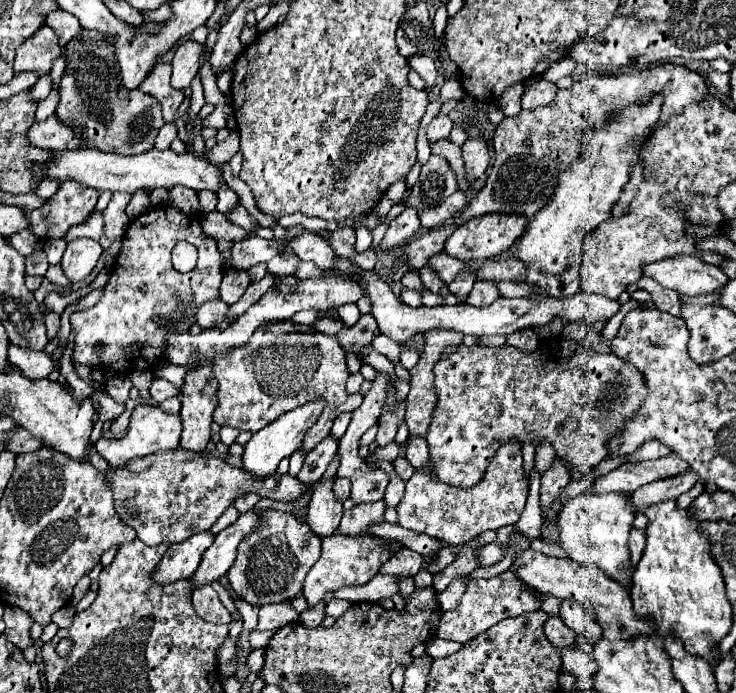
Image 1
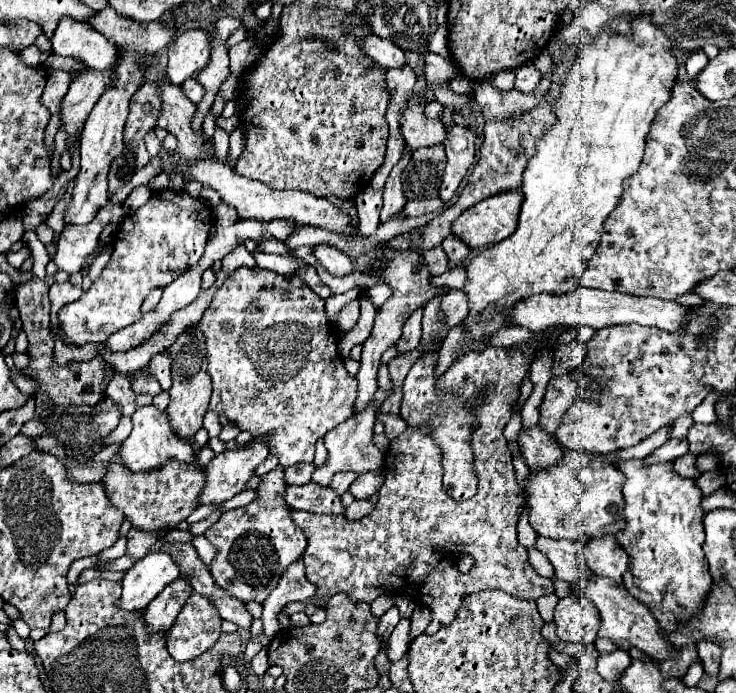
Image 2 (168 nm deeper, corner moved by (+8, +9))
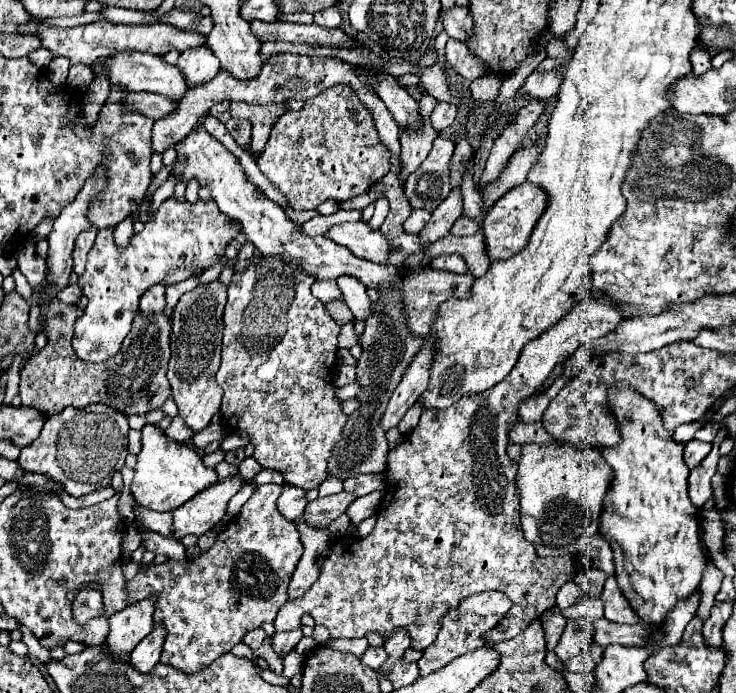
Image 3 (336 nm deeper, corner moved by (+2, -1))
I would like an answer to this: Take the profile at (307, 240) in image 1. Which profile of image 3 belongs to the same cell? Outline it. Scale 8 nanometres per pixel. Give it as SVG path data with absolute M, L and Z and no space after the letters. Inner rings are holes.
M340 276L338 288L340 288L346 304L350 306L354 318L366 320L366 316L370 316L370 312L372 312L372 300L366 294L366 286L360 280L354 280L350 276Z

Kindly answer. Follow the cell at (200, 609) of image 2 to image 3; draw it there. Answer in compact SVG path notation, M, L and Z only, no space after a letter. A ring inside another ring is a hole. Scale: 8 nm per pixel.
M282 484L258 486L250 500L242 506L240 514L234 516L226 530L216 536L214 546L208 552L200 554L196 560L166 560L164 564L154 564L148 570L140 570L128 582L128 604L158 594L154 622L162 622L168 630L160 656L162 664L170 664L186 674L200 672L202 668L210 666L218 656L230 652L232 646L238 644L248 630L258 628L262 626L262 622L272 622L276 618L280 606L288 600L286 588L302 556L302 542L296 522L286 520L276 506L282 488Z

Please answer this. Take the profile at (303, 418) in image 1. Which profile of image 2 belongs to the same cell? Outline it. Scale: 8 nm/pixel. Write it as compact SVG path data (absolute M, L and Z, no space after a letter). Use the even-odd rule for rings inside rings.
M264 438L252 440L244 450L224 450L210 464L202 466L206 484L198 496L200 504L220 504L244 490L254 468L268 456Z

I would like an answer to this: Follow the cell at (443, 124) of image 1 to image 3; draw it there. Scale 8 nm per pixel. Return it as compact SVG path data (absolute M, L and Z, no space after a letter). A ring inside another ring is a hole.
M440 102L434 112L430 114L430 124L440 132L444 128L448 128L456 118L456 106L448 104L448 102Z

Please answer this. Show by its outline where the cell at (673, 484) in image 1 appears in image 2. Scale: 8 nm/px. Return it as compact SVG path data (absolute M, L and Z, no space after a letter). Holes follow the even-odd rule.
M690 452L684 454L684 458L678 458L674 468L676 468L678 474L686 474L688 478L694 478L694 480L700 478L700 474L702 474L702 470L696 466L696 456L690 454Z

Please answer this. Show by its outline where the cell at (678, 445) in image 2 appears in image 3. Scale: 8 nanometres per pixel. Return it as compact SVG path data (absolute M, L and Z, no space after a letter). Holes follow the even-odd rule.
M690 440L686 446L684 446L684 460L690 468L698 466L706 454L712 450L712 444L710 442L700 442L700 440Z

